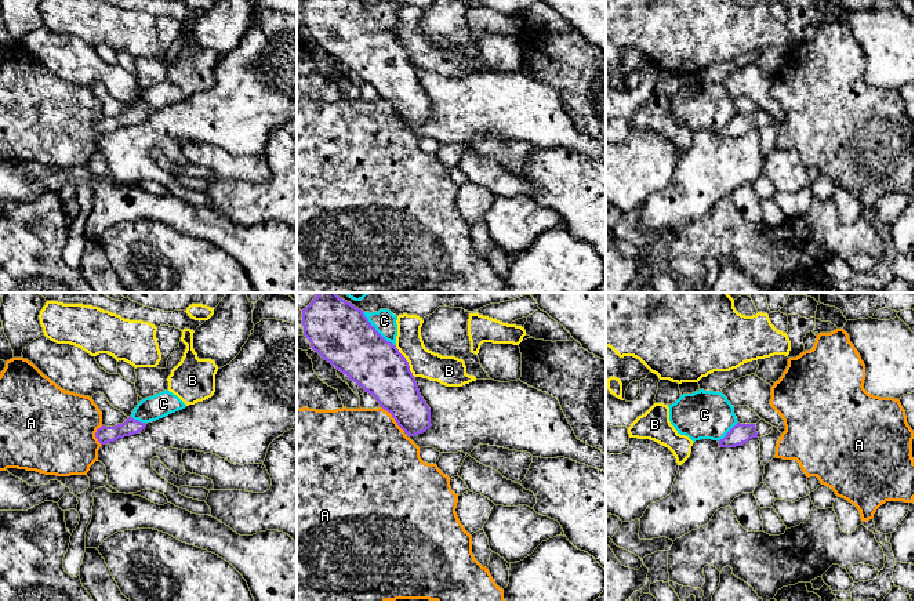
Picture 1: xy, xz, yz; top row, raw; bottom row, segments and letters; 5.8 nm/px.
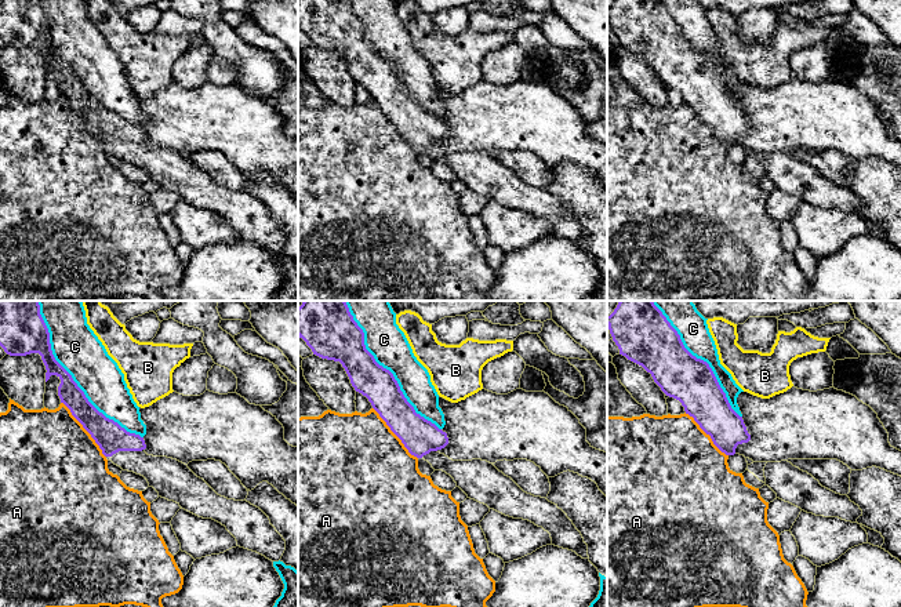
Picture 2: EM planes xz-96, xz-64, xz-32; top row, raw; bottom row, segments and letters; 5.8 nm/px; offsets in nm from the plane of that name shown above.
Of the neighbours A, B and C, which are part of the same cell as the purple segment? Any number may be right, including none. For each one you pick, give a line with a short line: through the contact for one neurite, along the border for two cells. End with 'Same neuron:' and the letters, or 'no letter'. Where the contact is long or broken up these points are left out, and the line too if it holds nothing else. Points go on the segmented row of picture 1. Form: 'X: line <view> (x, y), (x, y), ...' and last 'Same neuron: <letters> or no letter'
Same neuron: no letter

